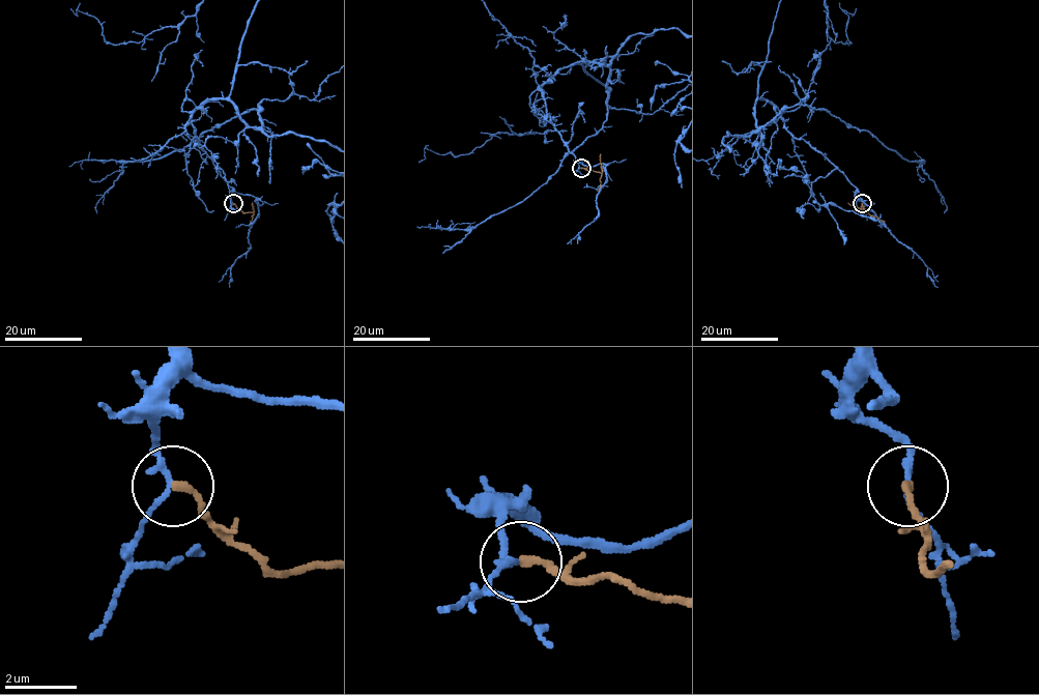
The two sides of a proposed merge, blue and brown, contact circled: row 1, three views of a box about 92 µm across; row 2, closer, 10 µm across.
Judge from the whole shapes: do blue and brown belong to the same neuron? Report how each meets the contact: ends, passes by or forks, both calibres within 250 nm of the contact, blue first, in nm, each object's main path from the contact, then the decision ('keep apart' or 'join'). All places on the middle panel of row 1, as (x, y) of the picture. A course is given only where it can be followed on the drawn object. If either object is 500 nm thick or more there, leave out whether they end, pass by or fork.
blue passes by; brown ends; calibres 160 and 220 nm; course brown (581, 168), (602, 174), (598, 191); keep apart

